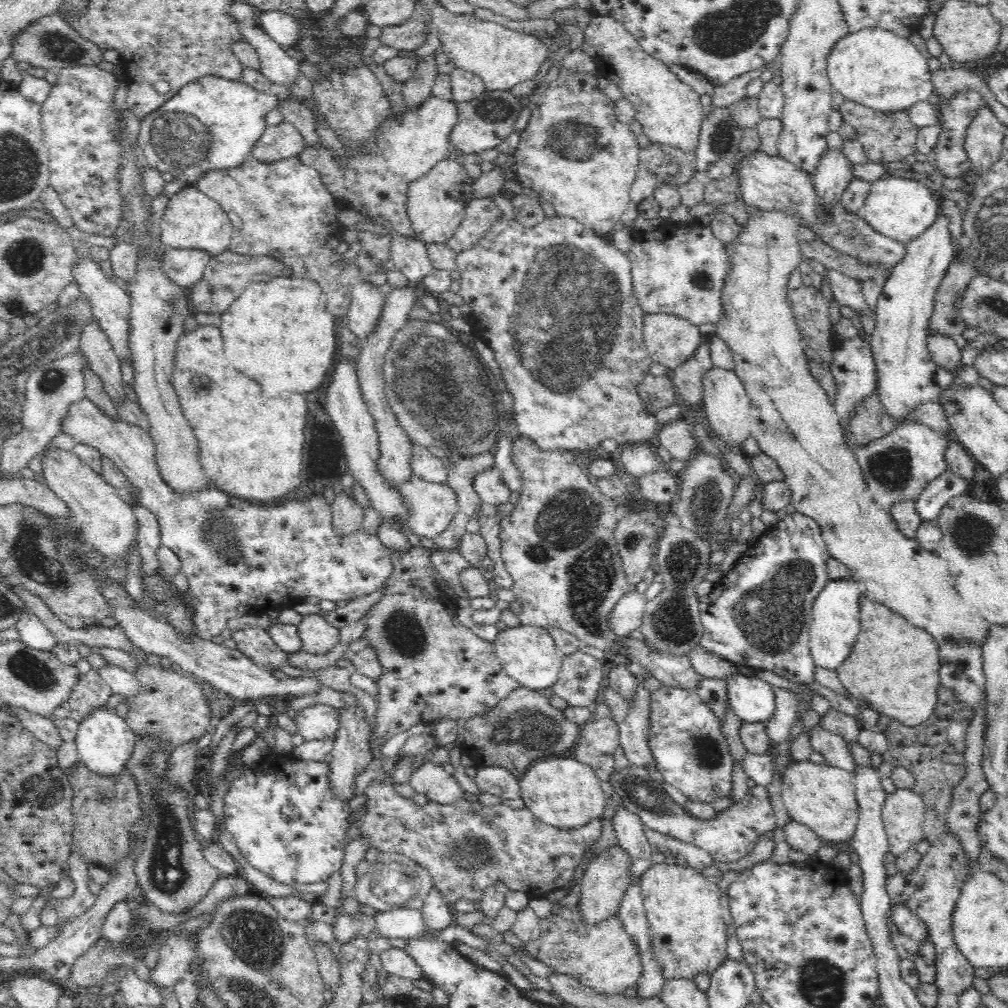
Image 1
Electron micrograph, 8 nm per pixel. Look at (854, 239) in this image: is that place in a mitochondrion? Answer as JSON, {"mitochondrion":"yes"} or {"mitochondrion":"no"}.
{"mitochondrion":"yes"}

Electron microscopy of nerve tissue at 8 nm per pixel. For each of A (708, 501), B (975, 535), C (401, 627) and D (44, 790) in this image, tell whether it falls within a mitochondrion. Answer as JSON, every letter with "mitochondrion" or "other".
{"A":"mitochondrion","B":"mitochondrion","C":"mitochondrion","D":"mitochondrion"}

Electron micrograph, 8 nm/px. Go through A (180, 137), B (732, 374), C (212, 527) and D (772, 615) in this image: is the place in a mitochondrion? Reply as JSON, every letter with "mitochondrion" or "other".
{"A":"mitochondrion","B":"other","C":"mitochondrion","D":"mitochondrion"}

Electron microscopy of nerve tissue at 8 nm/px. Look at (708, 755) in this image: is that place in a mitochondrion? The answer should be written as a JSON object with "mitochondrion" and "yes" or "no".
{"mitochondrion":"yes"}

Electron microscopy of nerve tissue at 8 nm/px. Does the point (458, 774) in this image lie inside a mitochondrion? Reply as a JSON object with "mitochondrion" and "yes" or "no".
{"mitochondrion":"no"}

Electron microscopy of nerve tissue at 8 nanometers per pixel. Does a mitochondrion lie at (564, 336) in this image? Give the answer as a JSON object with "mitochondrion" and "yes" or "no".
{"mitochondrion":"yes"}

